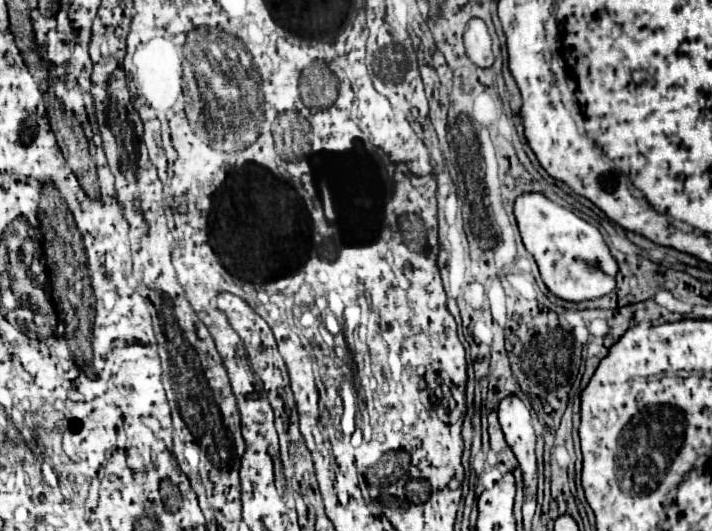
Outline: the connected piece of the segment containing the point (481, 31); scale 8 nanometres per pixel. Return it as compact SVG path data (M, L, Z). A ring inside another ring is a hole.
M469 19L467 29L463 33L465 49L469 59L479 67L491 67L493 65L493 51L491 51L491 37L487 31L487 25L483 19Z

